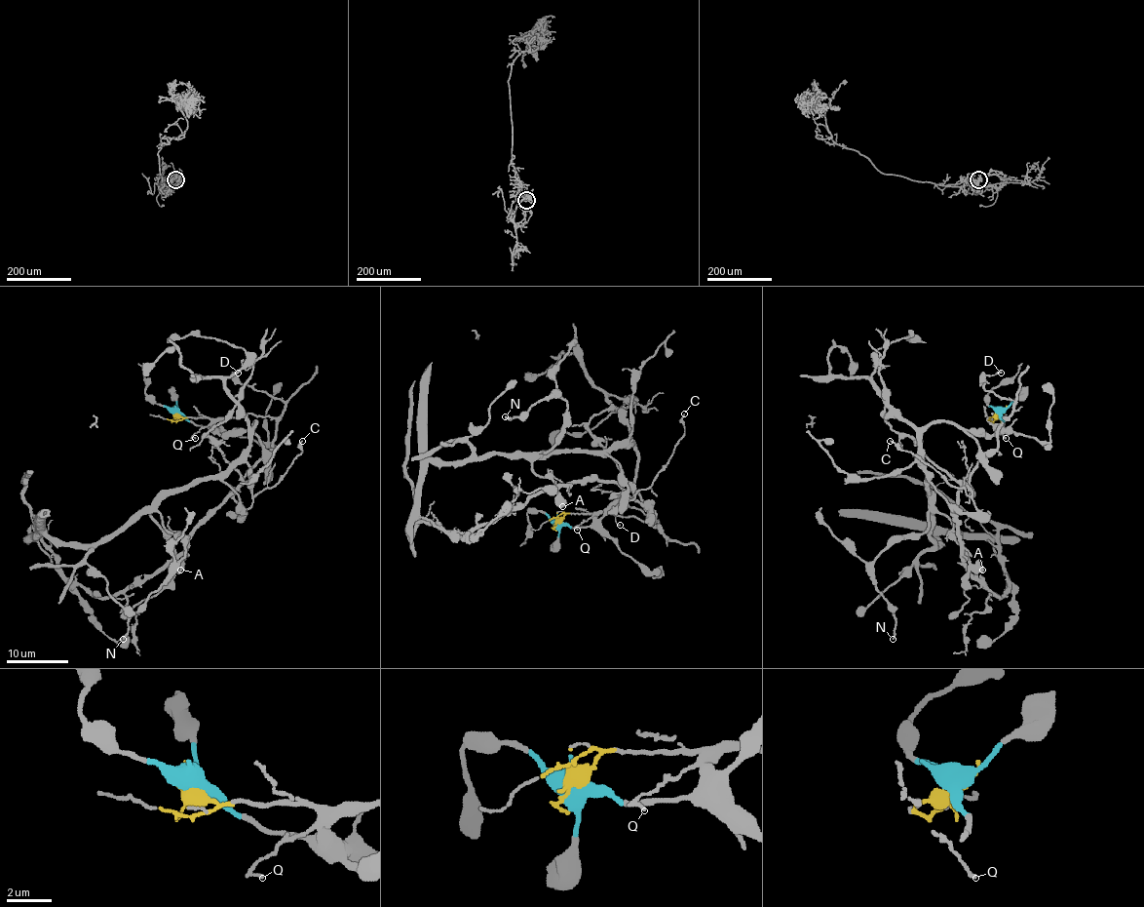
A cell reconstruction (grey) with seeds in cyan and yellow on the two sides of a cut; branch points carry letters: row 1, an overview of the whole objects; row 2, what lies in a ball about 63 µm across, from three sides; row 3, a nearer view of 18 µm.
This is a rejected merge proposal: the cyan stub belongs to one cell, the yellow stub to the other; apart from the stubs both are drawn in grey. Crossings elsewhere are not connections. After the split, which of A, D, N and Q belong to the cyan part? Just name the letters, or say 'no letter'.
A, N

